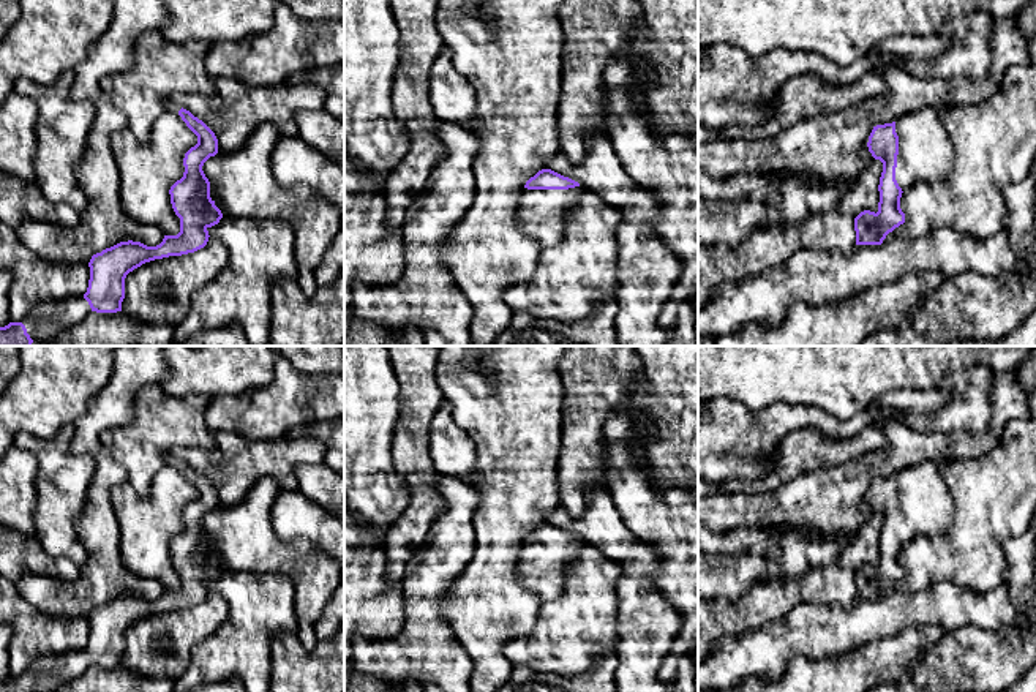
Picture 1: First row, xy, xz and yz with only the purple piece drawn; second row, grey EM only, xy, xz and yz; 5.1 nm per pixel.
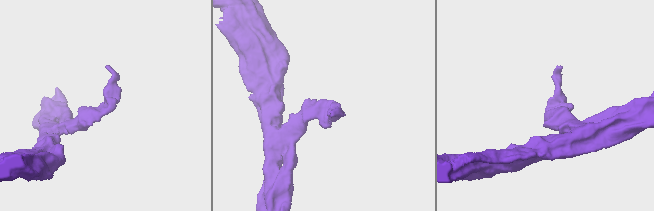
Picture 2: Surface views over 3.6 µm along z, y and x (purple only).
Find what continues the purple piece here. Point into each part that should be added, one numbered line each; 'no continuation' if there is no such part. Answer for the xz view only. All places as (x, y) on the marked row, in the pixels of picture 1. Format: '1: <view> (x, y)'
1: xz (542, 214)

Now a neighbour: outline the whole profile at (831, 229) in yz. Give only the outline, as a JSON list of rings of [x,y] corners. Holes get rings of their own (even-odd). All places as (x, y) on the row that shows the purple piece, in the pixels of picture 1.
[[[872,160],[869,169],[858,179],[853,190],[834,205],[824,212],[809,212],[801,223],[791,226],[758,229],[753,231],[741,245],[731,248],[720,245],[698,245],[698,310],[709,303],[712,292],[725,283],[739,283],[747,278],[753,278],[771,267],[785,262],[799,250],[813,251],[840,251],[850,256],[856,248],[854,218],[864,212],[876,212],[880,202],[880,177],[883,172],[883,163]]]

